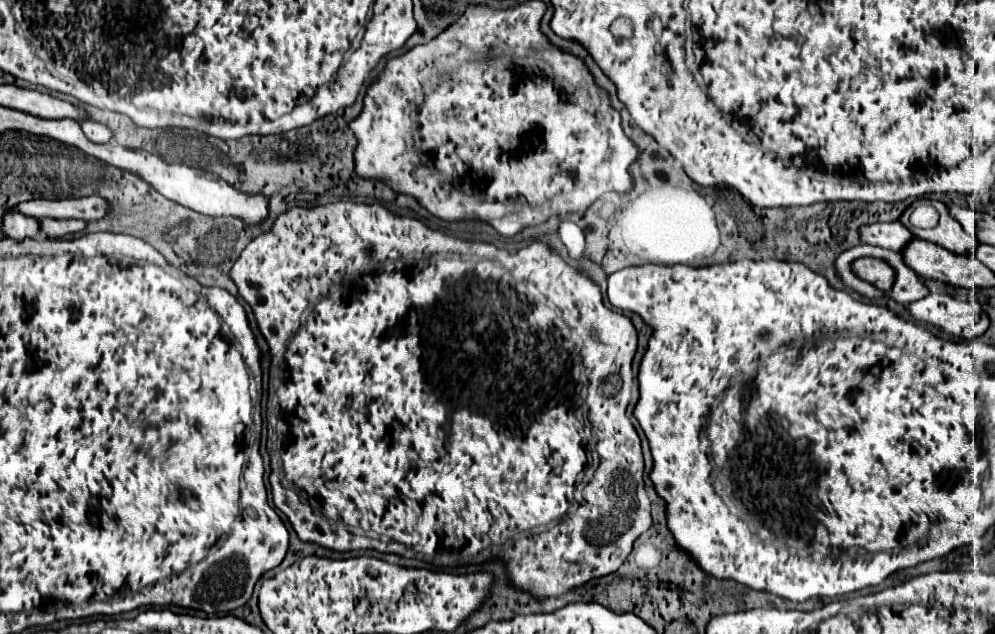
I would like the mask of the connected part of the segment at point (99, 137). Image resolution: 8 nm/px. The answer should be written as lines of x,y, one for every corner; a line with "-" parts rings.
83,121
81,129
87,135
87,139
93,141
93,143
109,143
109,139
111,139
111,131
105,125
101,125
101,123

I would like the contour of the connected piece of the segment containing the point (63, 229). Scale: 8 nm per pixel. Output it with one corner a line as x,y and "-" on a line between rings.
41,219
39,221
39,231
47,239
59,239
59,237
65,237
81,229
85,229
85,223
75,221
75,219
63,219
63,221
61,219

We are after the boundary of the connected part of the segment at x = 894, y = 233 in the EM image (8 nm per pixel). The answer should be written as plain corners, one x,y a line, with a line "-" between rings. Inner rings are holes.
893,221
893,223
861,225
859,239
861,239
861,243
867,243
867,245
877,245
877,247
891,249
891,251
901,251
913,239
913,235
899,221

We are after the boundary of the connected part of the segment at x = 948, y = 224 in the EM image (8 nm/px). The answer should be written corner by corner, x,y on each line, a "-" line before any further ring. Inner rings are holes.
917,199
913,205
909,205
909,207
903,211
903,215
899,217
899,221
901,221
915,237
925,239
925,241
931,241
931,243
935,243
935,245
941,245
941,247
945,247
945,249
951,251
951,253
961,253
961,255
965,255
969,249
973,249
973,247
979,245
975,237
967,235
967,233
961,229
961,225
949,215
947,207
945,207
941,201
-
923,203
933,205
933,207
939,211
939,225
933,227
933,229
919,229
919,227
913,227
913,225
909,223
909,215
915,211
915,207
919,207
919,205
923,205

